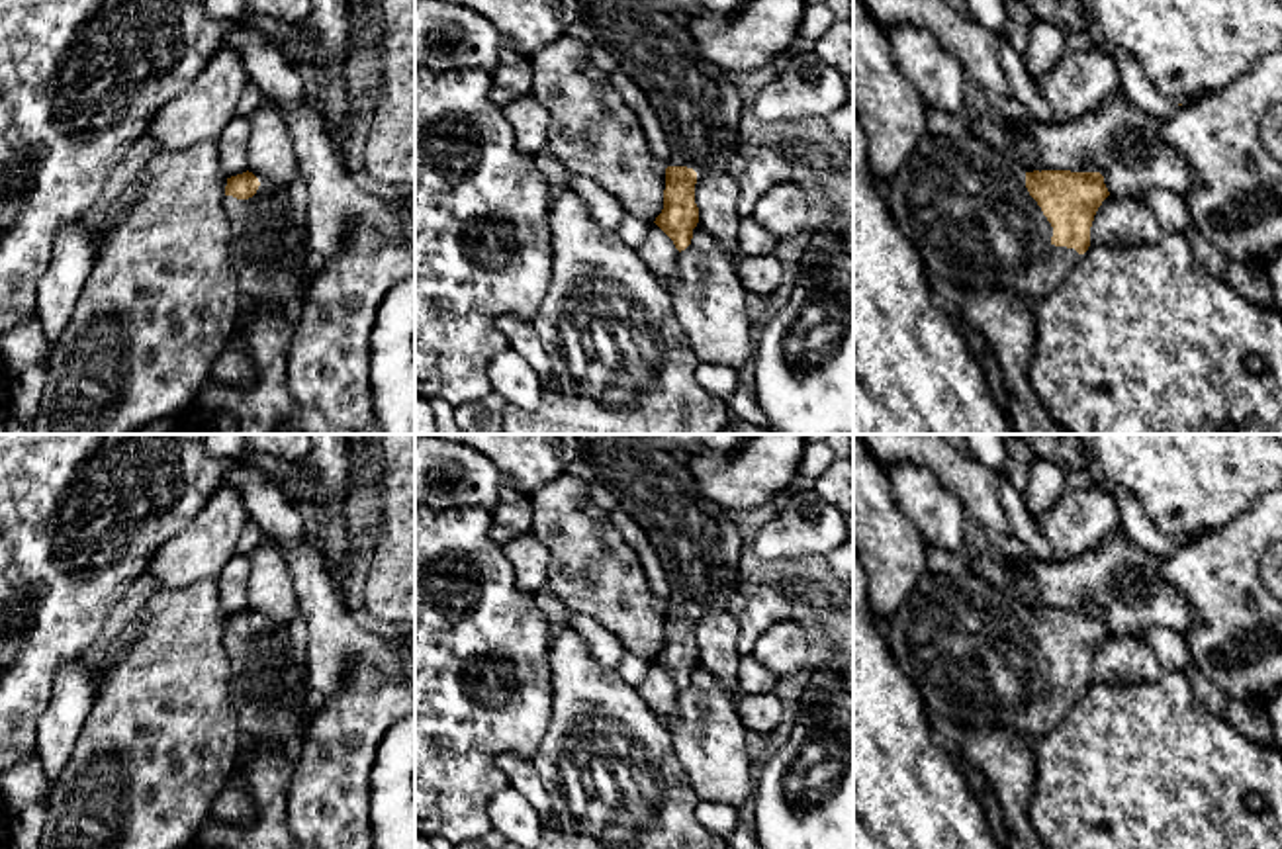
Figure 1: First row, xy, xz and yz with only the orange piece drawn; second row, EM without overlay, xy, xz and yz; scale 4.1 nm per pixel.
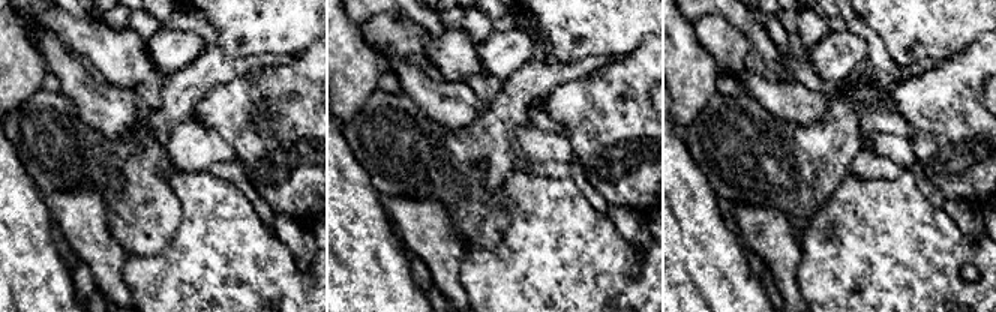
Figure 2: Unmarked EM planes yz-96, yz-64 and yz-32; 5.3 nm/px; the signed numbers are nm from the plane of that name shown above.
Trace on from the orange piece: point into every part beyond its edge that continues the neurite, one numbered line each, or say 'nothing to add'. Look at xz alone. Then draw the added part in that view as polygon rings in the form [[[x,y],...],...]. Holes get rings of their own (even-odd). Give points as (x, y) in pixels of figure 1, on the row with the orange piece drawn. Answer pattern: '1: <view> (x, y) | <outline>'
1: xz (699, 106) | [[[575,0],[581,22],[595,33],[595,43],[617,59],[617,68],[632,78],[652,102],[671,149],[671,166],[687,166],[697,174],[728,170],[730,158],[744,151],[740,143],[742,98],[734,74],[701,55],[687,27],[671,14],[642,0]]]

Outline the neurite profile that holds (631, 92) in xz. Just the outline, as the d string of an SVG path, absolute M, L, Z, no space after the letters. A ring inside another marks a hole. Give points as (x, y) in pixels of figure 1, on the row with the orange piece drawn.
M618 68L609 72L609 78L611 78L615 90L620 94L620 98L628 104L628 108L638 117L654 158L664 168L671 166L673 155L671 155L667 137L662 129L660 117L658 117L652 102L644 94L644 90Z

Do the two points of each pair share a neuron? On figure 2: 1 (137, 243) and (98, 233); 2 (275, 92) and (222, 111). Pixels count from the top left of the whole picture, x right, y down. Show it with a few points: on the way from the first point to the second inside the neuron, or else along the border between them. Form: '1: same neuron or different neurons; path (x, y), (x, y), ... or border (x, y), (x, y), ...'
1: different neurons; border (104, 203), (107, 225), (126, 258)
2: same neuron; path (261, 93), (242, 110), (236, 110)

